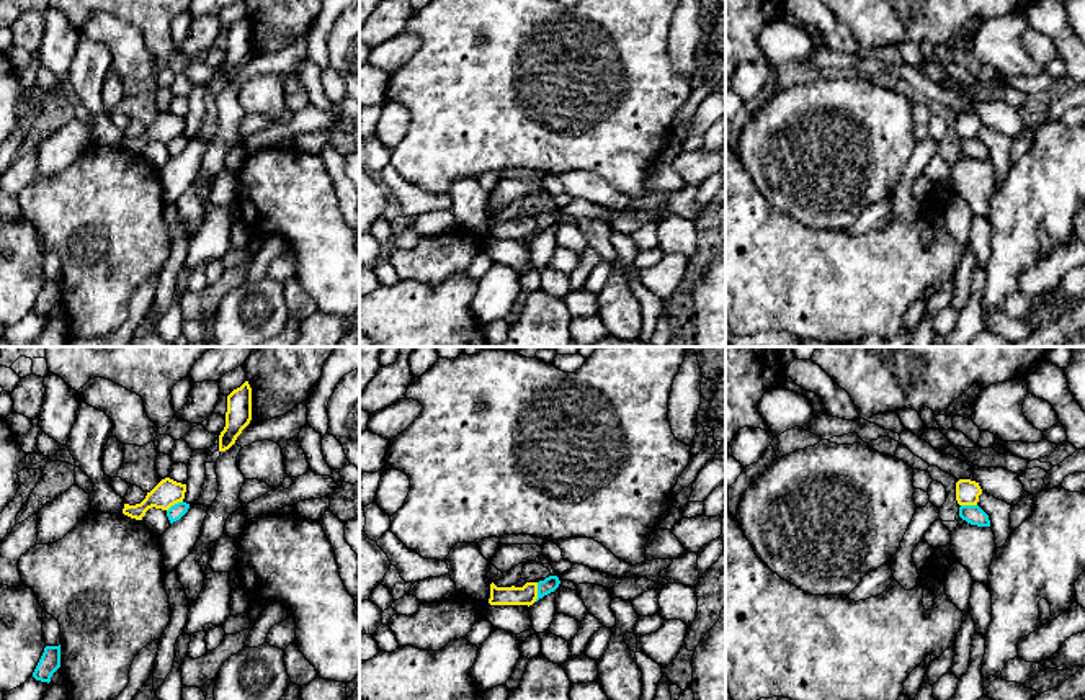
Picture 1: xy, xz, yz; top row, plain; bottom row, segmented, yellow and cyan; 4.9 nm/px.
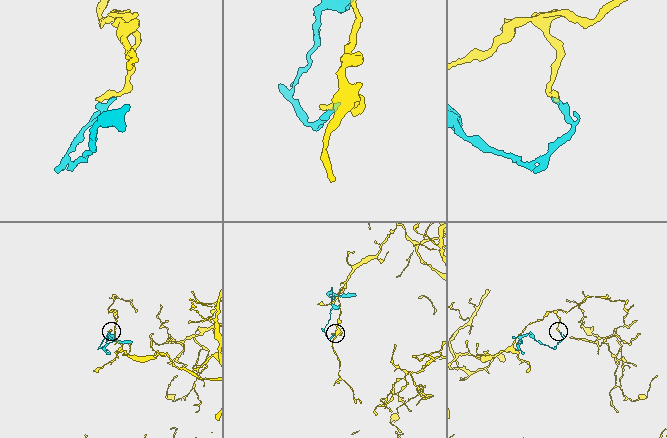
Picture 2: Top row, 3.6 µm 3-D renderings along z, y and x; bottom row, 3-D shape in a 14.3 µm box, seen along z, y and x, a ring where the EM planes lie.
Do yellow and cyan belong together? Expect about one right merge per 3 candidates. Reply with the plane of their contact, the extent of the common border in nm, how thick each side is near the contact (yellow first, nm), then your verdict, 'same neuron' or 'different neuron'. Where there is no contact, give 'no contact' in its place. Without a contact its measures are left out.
xz | 100 nm | 100/80 nm | different neuron

